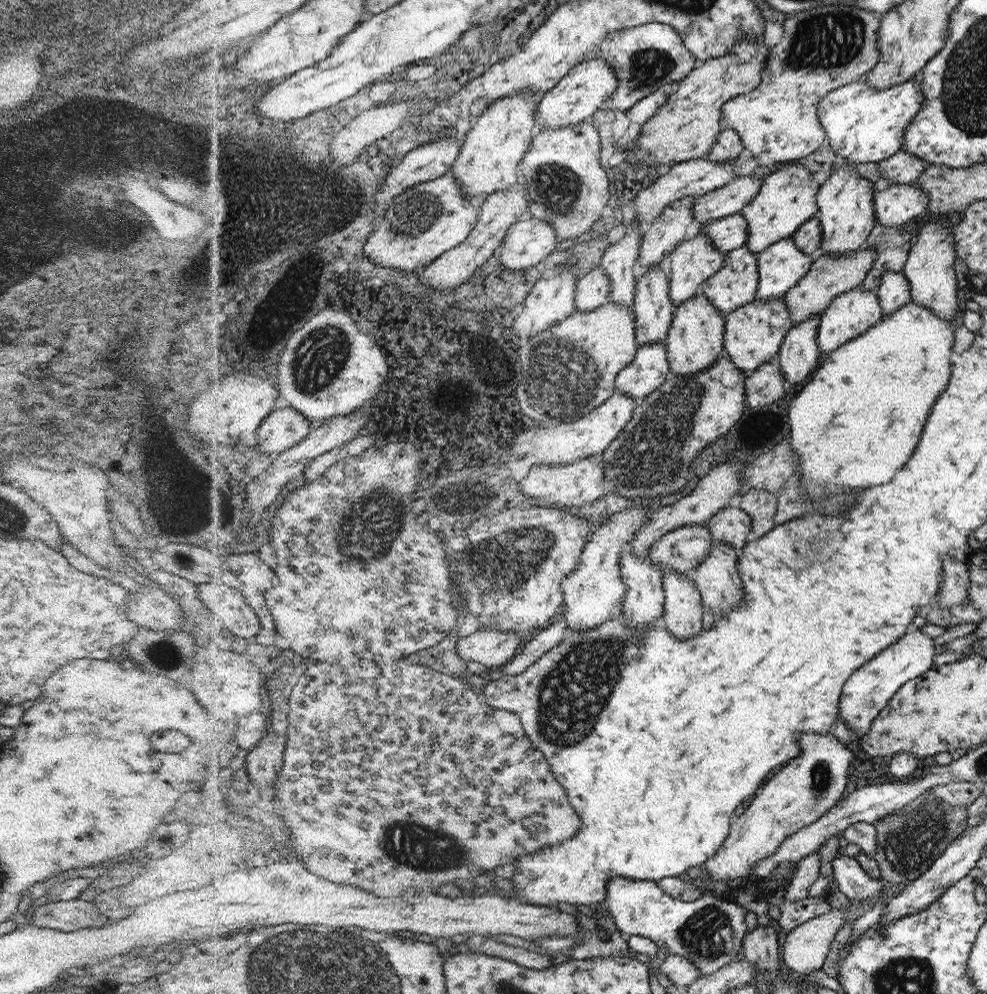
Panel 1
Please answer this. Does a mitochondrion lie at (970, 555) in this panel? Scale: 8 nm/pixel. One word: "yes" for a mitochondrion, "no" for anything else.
no

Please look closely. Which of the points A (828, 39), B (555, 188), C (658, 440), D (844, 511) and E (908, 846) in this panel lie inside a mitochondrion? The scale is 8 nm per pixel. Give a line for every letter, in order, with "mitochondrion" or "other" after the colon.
A: mitochondrion
B: mitochondrion
C: mitochondrion
D: other
E: mitochondrion

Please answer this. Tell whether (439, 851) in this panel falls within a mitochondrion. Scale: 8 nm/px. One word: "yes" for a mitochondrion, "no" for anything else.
yes

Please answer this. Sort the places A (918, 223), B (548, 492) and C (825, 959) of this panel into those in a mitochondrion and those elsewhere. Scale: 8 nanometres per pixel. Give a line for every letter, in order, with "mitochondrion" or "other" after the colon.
A: other
B: other
C: other

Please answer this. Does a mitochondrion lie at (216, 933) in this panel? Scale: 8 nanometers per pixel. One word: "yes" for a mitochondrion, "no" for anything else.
no

